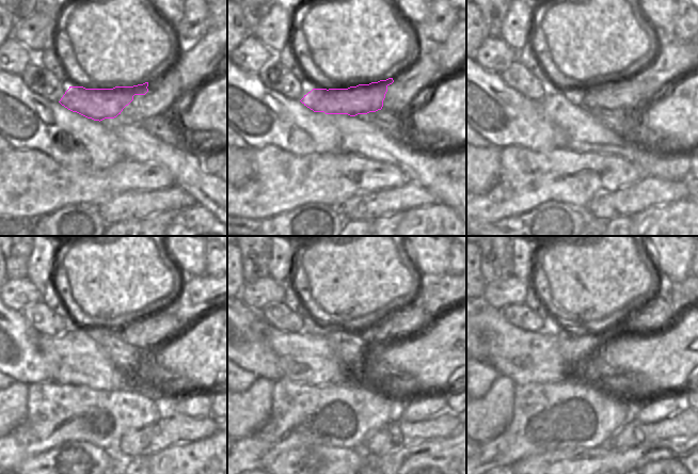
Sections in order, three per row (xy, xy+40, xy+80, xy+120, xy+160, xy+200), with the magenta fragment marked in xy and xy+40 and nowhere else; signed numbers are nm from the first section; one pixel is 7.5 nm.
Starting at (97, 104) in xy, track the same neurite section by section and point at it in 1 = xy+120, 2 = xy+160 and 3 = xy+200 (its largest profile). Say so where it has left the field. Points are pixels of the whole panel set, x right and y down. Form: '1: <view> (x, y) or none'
1: xy+120 (153, 329)
2: xy+160 (411, 319)
3: xy+200 (655, 315)

